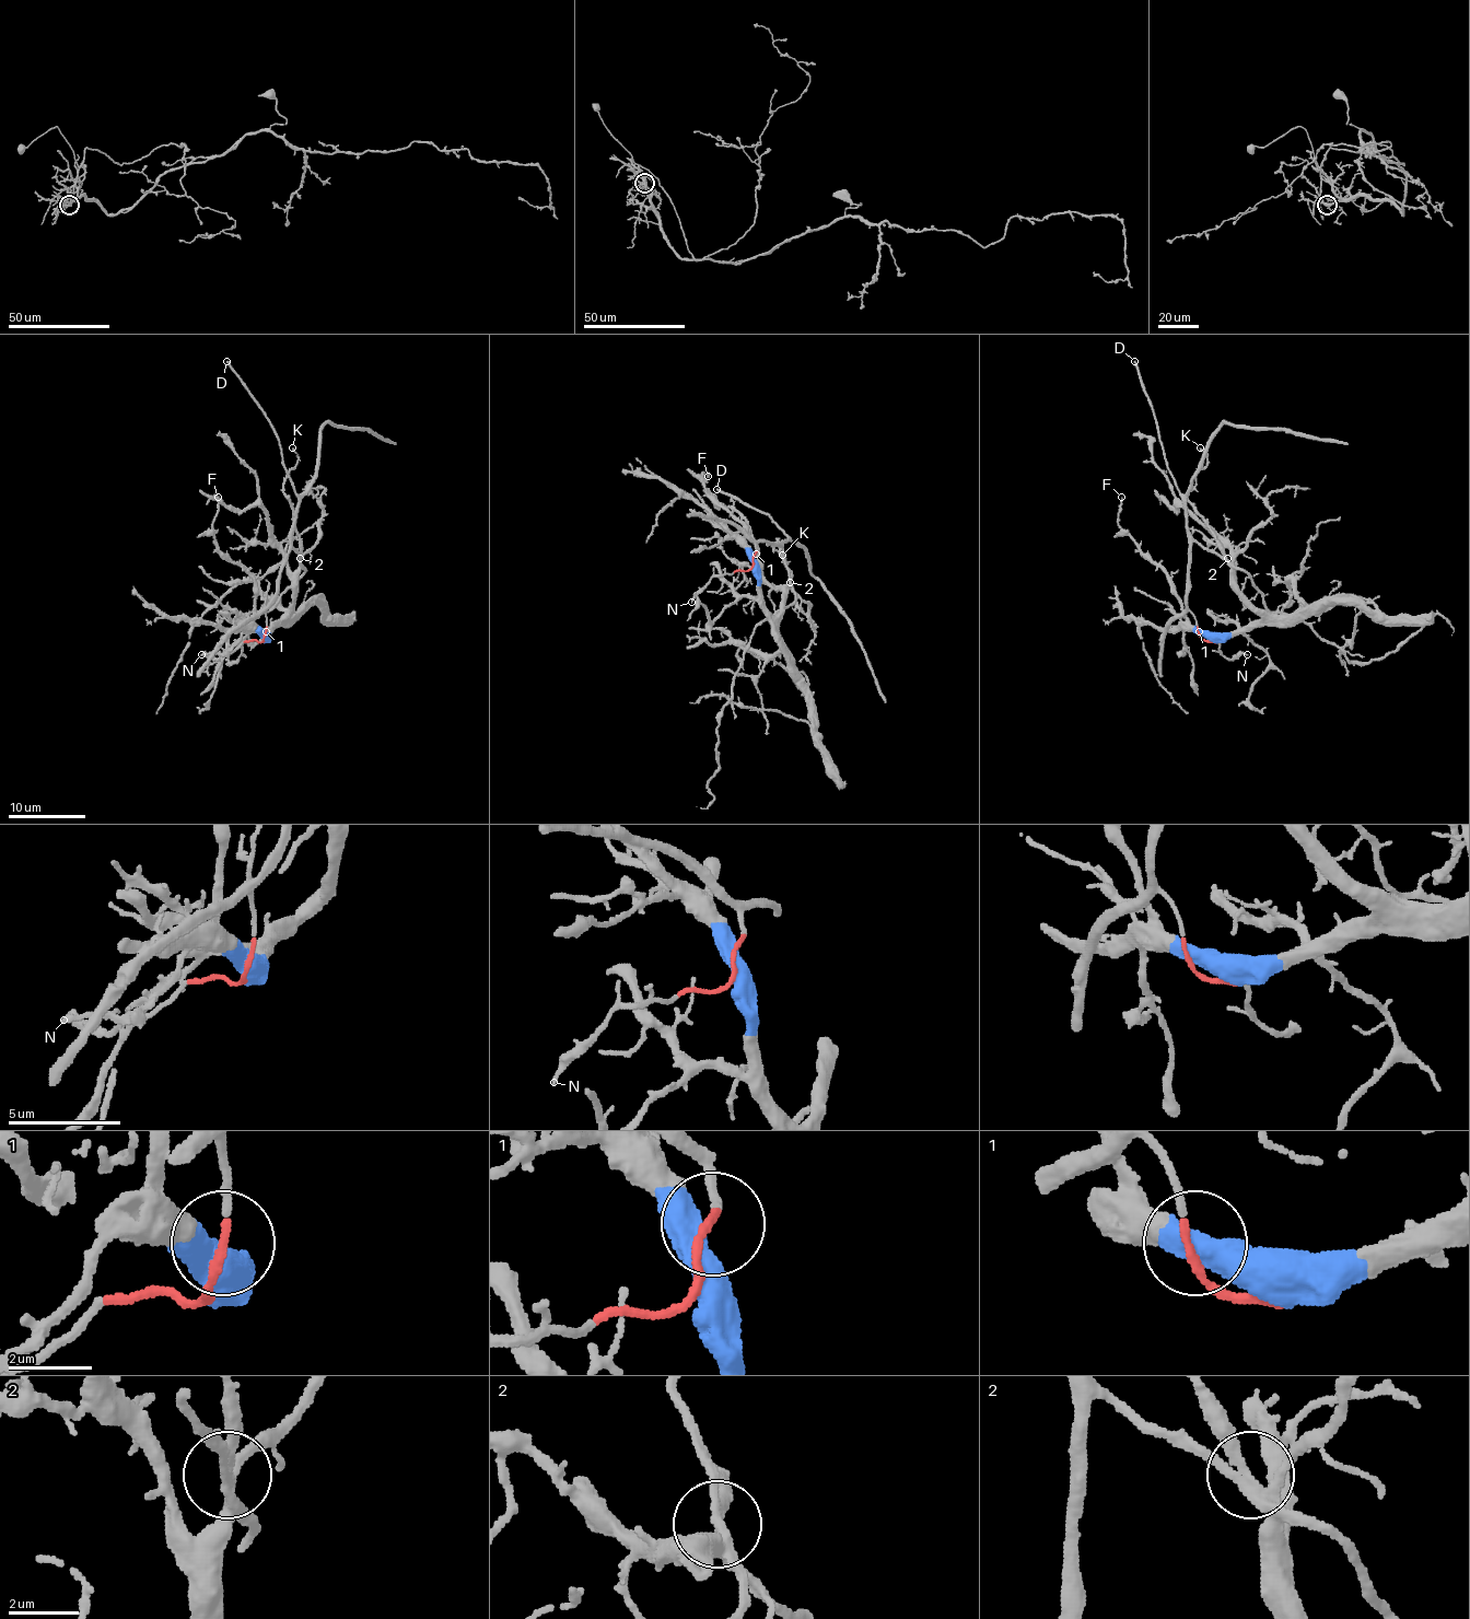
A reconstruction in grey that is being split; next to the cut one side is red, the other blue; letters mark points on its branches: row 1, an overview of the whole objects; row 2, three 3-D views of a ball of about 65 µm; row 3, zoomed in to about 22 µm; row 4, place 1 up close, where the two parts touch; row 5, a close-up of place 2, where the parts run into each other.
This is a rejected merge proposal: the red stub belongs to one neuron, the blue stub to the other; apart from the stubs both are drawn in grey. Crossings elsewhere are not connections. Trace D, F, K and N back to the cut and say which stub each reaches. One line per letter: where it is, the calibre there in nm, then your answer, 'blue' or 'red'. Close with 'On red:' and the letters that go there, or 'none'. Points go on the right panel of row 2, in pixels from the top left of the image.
D: place (1134, 361); calibre 220 nm; red
F: place (1121, 497); calibre 180 nm; blue
K: place (1200, 447); calibre 150 nm; blue
N: place (1247, 654); calibre 200 nm; red
On red: D, N

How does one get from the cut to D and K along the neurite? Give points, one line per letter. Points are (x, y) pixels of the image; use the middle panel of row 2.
D: (754, 566), (758, 543), (779, 544), (789, 536), (759, 510), (716, 488)
K: (754, 566), (759, 602), (774, 616), (782, 608), (791, 581), (777, 543), (774, 550), (786, 561), (782, 554)

